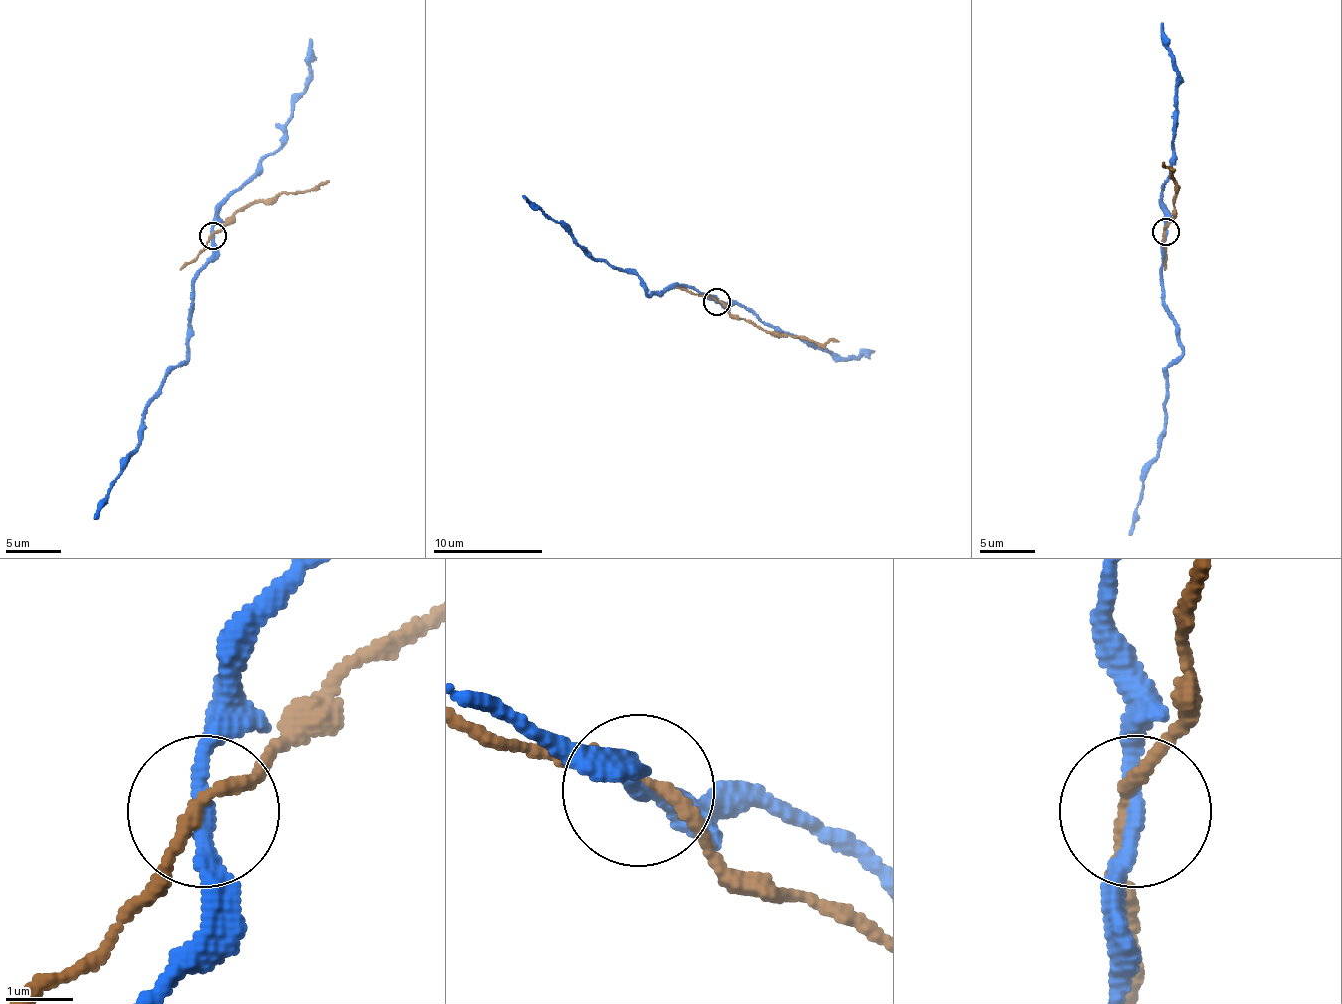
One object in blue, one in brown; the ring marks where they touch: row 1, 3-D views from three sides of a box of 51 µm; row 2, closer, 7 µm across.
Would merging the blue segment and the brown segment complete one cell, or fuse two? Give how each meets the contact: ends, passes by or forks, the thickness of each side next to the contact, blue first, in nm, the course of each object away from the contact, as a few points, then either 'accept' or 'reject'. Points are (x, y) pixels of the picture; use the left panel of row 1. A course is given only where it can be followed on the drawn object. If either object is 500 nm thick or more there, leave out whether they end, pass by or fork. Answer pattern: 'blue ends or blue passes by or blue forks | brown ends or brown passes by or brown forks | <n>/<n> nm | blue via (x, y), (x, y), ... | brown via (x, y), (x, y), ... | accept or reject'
blue passes by | brown passes by | 240/170 nm | blue via (213, 235), (213, 259), (194, 281), (186, 357), (146, 409), (130, 459), (108, 493), (108, 504), (94, 519) | brown via (213, 235), (258, 201), (315, 189), (329, 180) | reject

